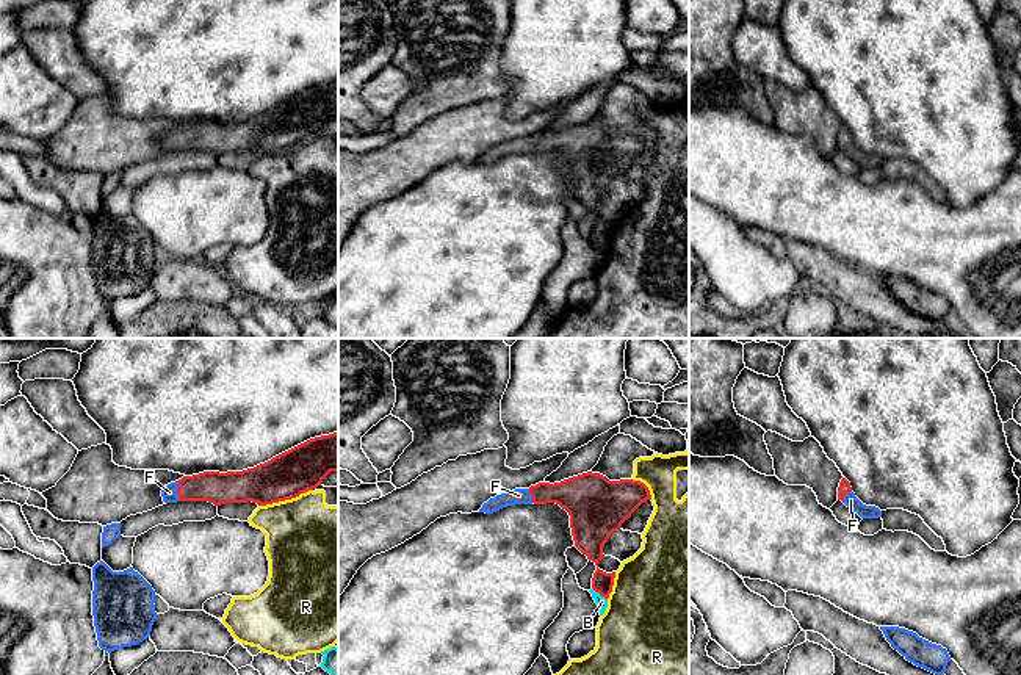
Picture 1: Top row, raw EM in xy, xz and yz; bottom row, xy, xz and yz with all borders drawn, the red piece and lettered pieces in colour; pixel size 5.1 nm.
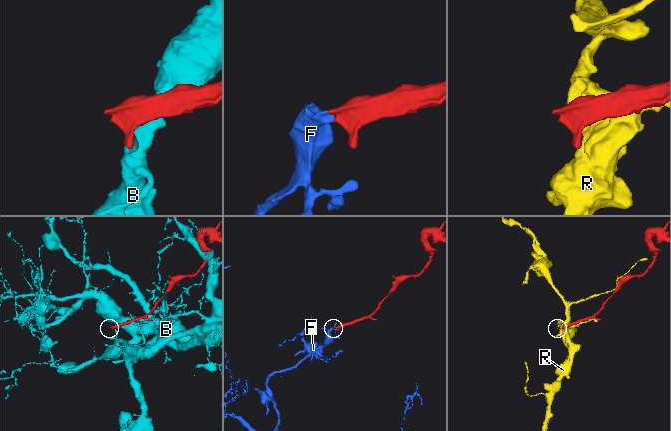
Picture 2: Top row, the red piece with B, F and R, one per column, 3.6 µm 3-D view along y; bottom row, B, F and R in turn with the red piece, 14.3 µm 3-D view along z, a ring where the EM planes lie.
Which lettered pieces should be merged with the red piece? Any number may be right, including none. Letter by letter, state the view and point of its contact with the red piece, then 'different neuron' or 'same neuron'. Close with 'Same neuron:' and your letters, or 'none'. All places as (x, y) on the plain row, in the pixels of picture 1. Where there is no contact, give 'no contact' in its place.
B: contact xz (600, 243); different neuron
F: contact xy (177, 140); same neuron
R: contact xy (285, 147); different neuron
Same neuron: F

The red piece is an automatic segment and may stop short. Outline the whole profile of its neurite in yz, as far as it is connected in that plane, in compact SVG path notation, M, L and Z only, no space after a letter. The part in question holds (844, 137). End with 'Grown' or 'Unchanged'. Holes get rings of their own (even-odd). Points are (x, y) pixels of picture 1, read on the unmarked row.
M842 127L838 136L838 149L841 149L847 157L857 161L861 168L878 168L882 160L875 155L863 153L852 141L850 132Z. Grown

